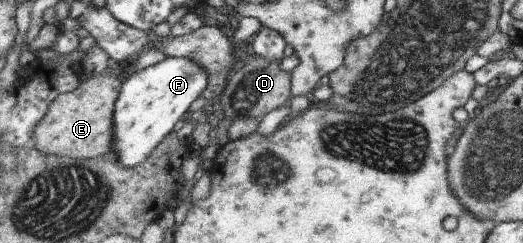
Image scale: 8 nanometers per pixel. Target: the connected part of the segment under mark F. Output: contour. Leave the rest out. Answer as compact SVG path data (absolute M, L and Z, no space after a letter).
M166 58L161 63L151 66L145 70L135 72L127 78L123 84L120 98L116 105L116 116L114 117L114 131L116 132L116 160L125 167L137 167L149 159L154 151L171 136L173 128L177 126L177 122L189 115L189 108L193 106L193 102L199 97L204 96L205 89L209 86L211 74L197 64L191 58Z

